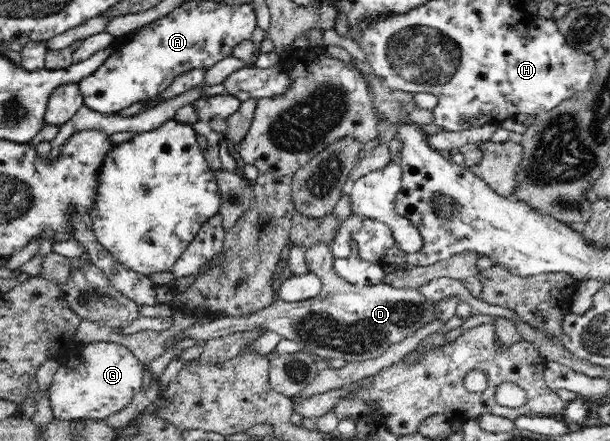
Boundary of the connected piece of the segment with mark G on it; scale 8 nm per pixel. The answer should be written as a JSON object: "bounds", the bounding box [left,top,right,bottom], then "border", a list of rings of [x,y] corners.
{"bounds":[48,342,144,419],"border":[[[115,342],[85,344],[65,364],[58,366],[48,388],[55,419],[103,419],[125,408],[143,384],[144,366],[125,347]]]}

